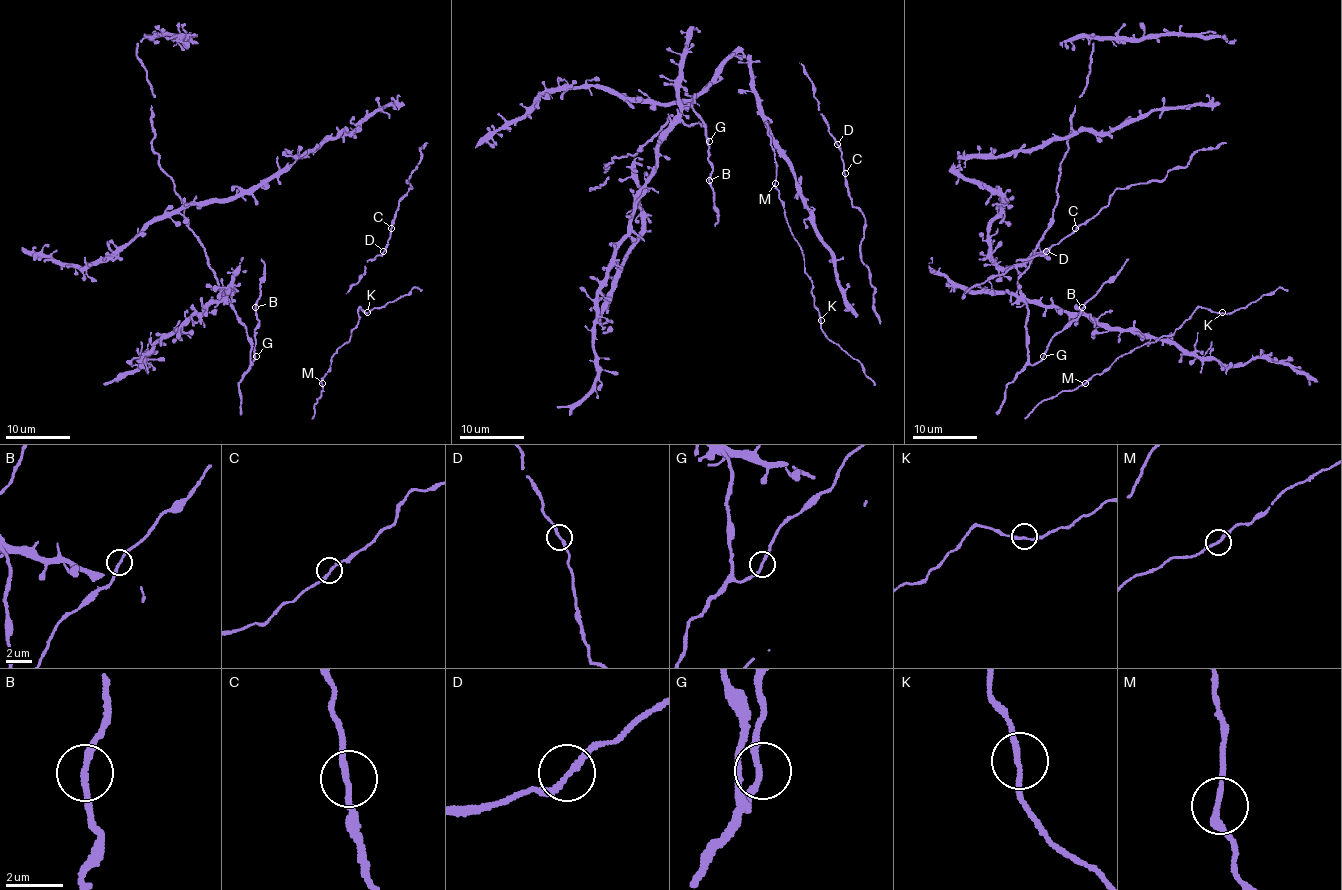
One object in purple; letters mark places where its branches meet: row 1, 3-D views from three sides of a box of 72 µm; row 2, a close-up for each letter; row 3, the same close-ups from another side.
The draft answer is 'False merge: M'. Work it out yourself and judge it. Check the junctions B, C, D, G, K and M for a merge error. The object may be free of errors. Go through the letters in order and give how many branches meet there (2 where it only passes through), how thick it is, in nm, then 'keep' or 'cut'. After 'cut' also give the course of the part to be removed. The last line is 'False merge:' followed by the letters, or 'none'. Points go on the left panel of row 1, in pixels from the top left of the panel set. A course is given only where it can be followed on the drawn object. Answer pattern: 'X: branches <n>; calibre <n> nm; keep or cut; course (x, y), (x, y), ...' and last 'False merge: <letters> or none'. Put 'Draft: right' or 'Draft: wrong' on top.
Draft: wrong
B: branches 2; calibre 200 nm; keep
C: branches 2; calibre 200 nm; keep
D: branches 2; calibre 200 nm; keep
G: branches 2; calibre 200 nm; keep
K: branches 2; calibre 190 nm; keep
M: branches 2; calibre 190 nm; keep
False merge: none

